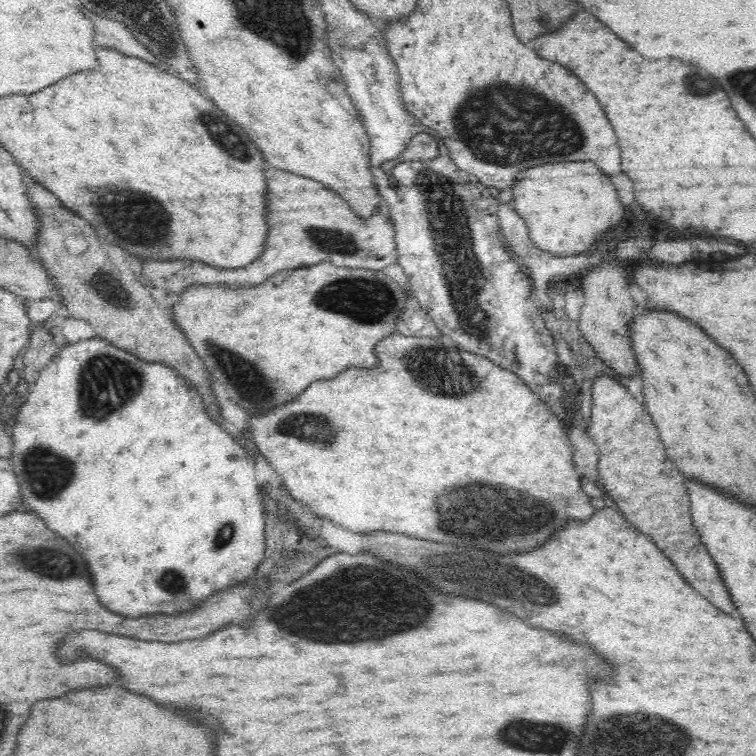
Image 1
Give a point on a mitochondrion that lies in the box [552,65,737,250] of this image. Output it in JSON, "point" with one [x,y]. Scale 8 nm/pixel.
{"point":[701,89]}

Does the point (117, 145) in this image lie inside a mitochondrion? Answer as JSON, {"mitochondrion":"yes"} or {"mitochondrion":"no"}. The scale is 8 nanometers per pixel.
{"mitochondrion":"no"}

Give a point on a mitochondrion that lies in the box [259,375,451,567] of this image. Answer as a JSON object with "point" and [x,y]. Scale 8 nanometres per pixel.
{"point":[284,426]}

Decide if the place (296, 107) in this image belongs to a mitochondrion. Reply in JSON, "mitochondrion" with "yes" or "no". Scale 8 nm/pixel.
{"mitochondrion":"no"}

